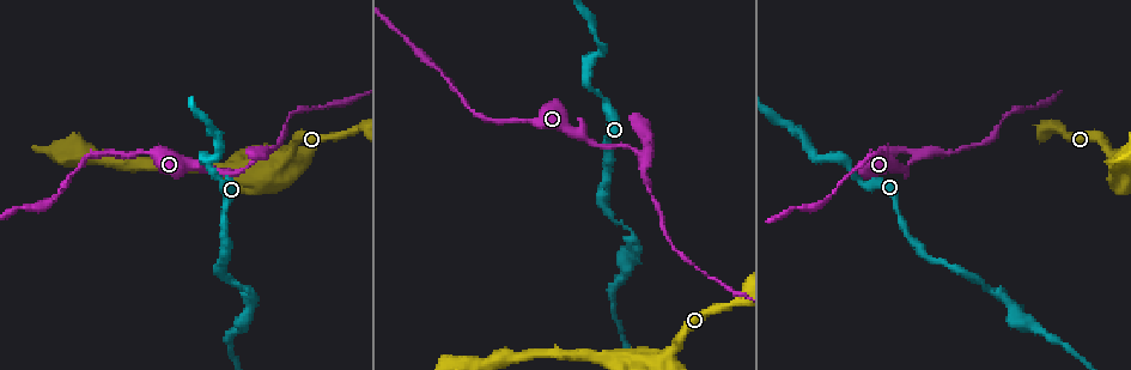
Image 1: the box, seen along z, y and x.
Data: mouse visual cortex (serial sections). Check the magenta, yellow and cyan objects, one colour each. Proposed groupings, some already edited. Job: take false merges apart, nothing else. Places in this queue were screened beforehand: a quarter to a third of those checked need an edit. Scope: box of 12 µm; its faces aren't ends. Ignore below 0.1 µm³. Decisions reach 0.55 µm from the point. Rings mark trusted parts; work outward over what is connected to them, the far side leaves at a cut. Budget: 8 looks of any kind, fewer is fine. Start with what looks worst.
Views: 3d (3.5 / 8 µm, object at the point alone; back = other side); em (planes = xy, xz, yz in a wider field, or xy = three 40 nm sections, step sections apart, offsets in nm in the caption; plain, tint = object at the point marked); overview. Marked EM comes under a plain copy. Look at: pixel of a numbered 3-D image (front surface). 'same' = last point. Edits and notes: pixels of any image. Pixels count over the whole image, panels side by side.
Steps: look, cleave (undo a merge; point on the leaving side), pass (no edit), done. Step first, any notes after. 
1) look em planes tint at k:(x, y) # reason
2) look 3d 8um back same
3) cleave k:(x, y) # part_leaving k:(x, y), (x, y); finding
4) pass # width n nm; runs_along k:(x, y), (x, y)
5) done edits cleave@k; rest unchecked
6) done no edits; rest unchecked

look 3d 3.5um at 1:(602, 51) # abrupt turn

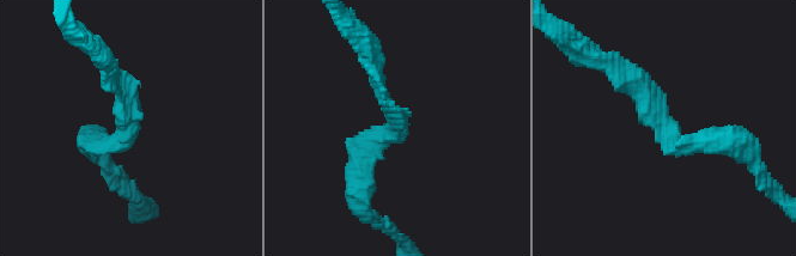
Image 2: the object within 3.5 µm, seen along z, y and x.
look em planes tint at 2:(668, 129) # arm_widths 200, 300 nm

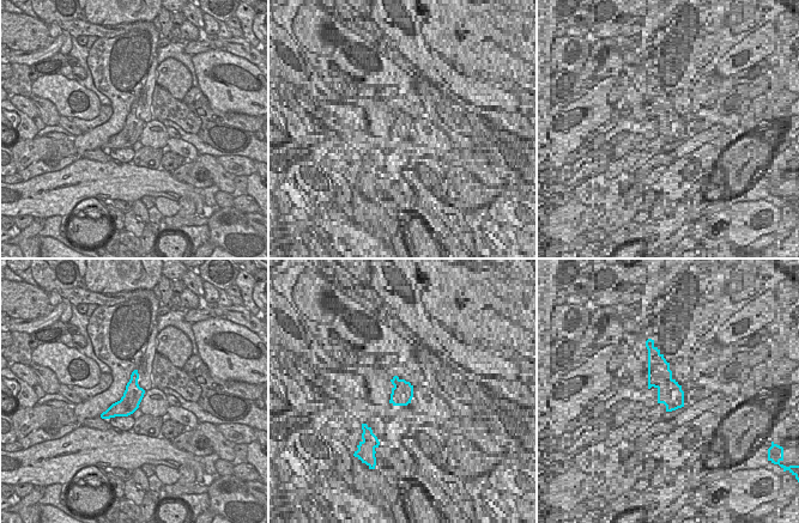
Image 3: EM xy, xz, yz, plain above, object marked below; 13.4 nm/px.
pass # runs_along 2:(725, 141), (674, 141), (619, 72); continuous, no second cell

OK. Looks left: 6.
look 3d 3.5um at 1:(645, 154) # two arms in line, one across

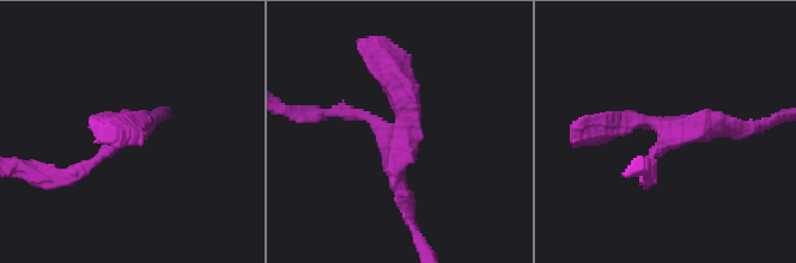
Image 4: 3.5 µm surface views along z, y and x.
look em planes tint at 4:(670, 135) # shape alone is not enough

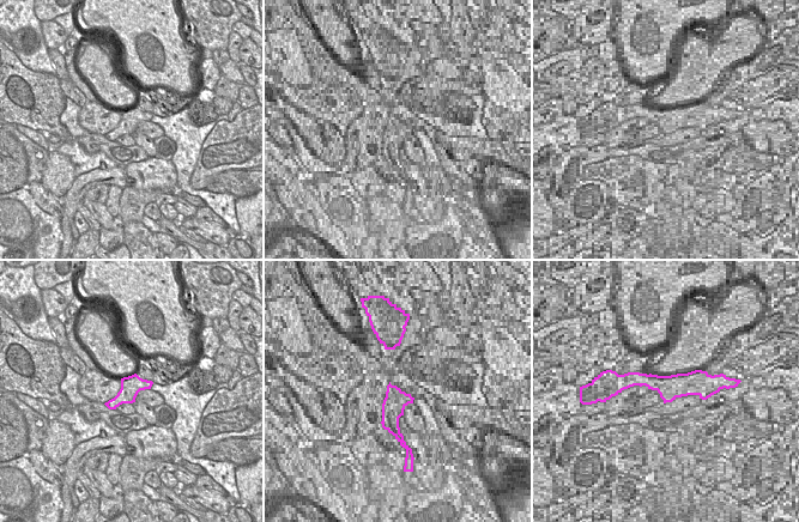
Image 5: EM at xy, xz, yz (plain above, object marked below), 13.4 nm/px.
pass # width 280 nm; runs_along 4:(332, 112), (362, 112), (399, 140), (406, 208); one cell here

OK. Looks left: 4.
look 3d 3.5um at 1:(285, 159) # thin neck

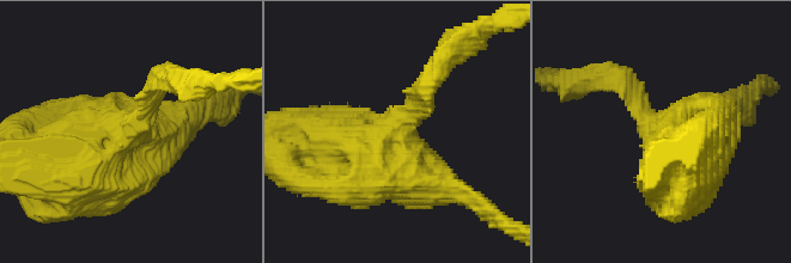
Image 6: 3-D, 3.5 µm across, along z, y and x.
pass # runs_along 6:(151, 103), (99, 151), (41, 166); continuous, no second cell

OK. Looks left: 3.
done no edits; rest unchecked

